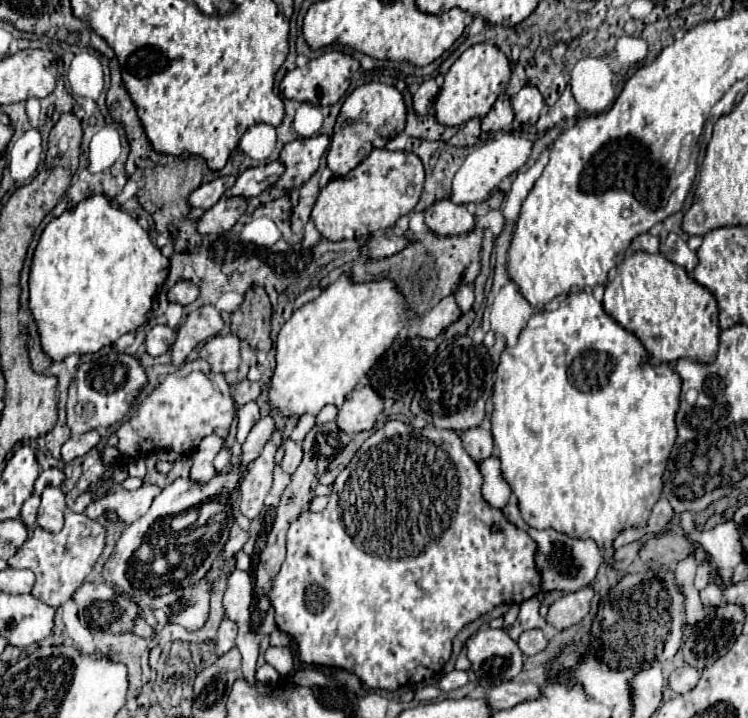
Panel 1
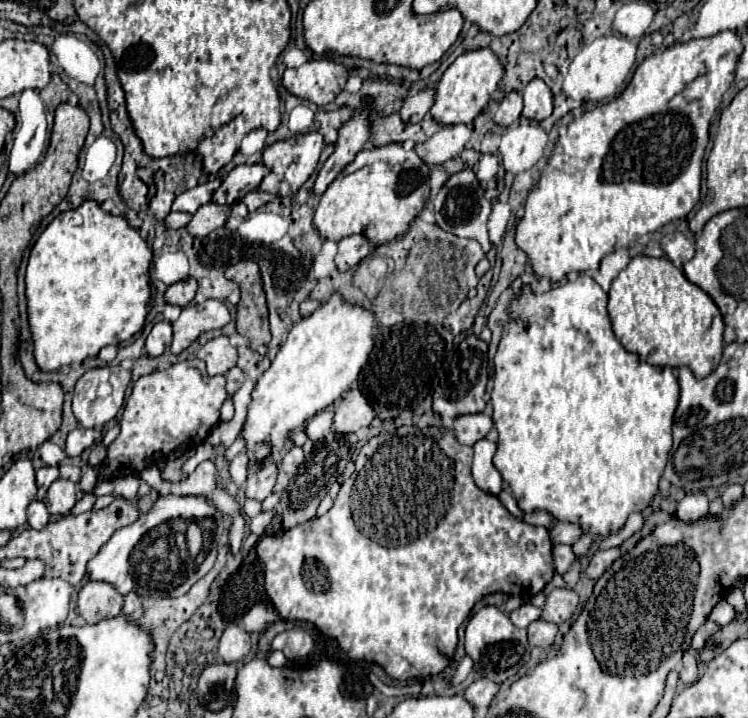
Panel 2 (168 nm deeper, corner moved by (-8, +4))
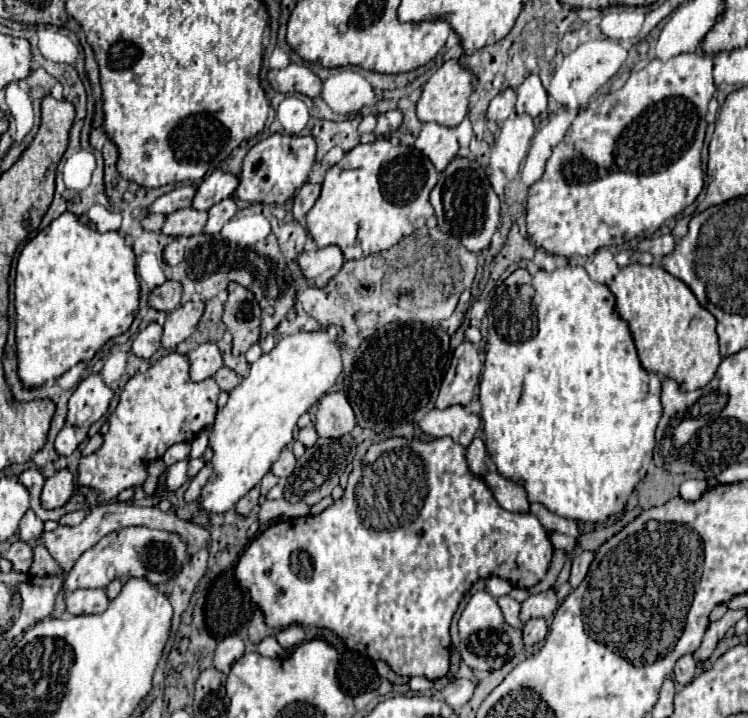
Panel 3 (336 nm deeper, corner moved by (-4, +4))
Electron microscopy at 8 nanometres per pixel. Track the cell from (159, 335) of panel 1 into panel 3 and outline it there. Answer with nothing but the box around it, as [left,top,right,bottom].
[132,323,162,359]

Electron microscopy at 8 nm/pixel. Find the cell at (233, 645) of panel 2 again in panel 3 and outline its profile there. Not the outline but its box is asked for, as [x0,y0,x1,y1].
[214,635,244,673]

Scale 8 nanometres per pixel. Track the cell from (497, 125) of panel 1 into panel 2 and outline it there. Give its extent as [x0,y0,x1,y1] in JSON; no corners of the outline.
[494,91,522,127]

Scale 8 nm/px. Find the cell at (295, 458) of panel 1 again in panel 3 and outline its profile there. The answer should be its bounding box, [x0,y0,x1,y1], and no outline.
[272,449,296,477]

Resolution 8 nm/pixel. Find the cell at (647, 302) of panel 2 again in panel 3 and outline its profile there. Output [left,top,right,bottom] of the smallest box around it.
[610,263,722,391]

